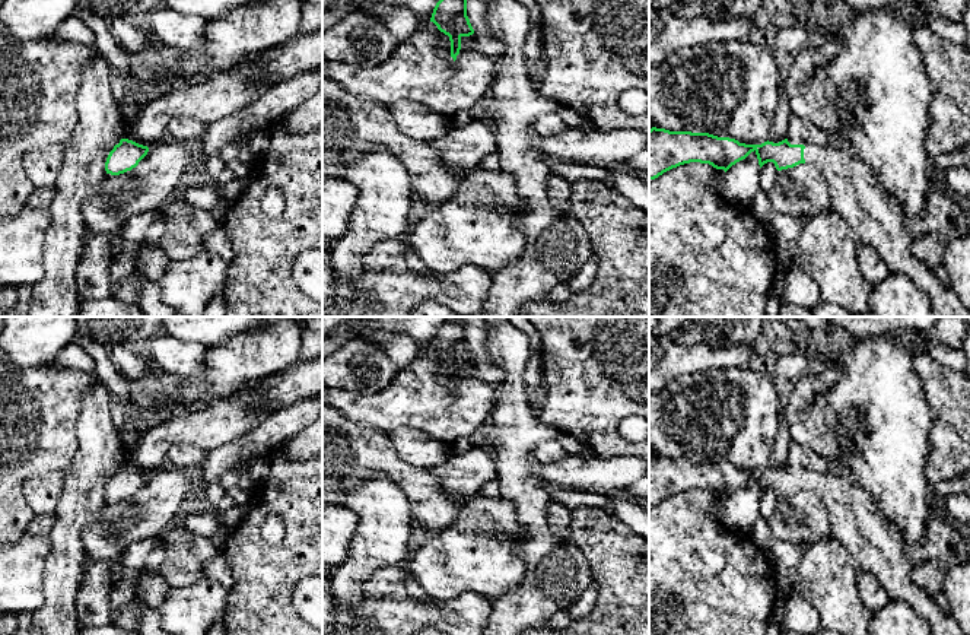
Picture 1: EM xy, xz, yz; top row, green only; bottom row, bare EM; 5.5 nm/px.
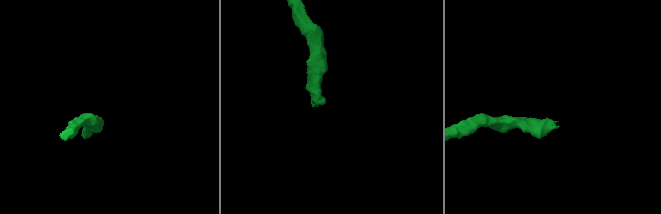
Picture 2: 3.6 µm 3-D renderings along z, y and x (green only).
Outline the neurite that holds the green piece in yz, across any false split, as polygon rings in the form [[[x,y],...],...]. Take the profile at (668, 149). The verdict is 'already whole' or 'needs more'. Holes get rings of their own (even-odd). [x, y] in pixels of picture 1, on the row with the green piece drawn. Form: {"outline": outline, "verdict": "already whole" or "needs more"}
{"outline": [[[652,127],[649,130],[649,180],[690,162],[709,163],[725,172],[751,152],[757,155],[760,168],[773,162],[777,171],[794,168],[799,163],[812,163],[824,175],[831,199],[831,210],[855,232],[856,238],[869,244],[884,260],[893,274],[903,274],[923,289],[931,299],[932,317],[970,317],[970,309],[958,299],[951,288],[945,288],[932,273],[932,269],[910,254],[910,238],[904,228],[904,209],[884,190],[882,182],[871,169],[839,143],[830,146],[811,145],[802,139],[789,139],[779,143],[745,145],[735,139],[718,137],[709,133],[670,131]]], "verdict": "needs more"}

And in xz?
{"outline": [[[439,0],[433,9],[430,22],[449,36],[451,57],[455,61],[461,50],[461,38],[474,34],[467,16],[467,0]]], "verdict": "already whole"}

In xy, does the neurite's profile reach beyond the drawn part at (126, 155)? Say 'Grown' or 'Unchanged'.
Grown

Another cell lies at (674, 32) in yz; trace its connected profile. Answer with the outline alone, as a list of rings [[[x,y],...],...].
[[[664,18],[658,32],[649,39],[649,69],[658,66],[680,48],[712,41],[748,41],[751,31],[763,25],[761,18],[710,19],[710,18]]]

